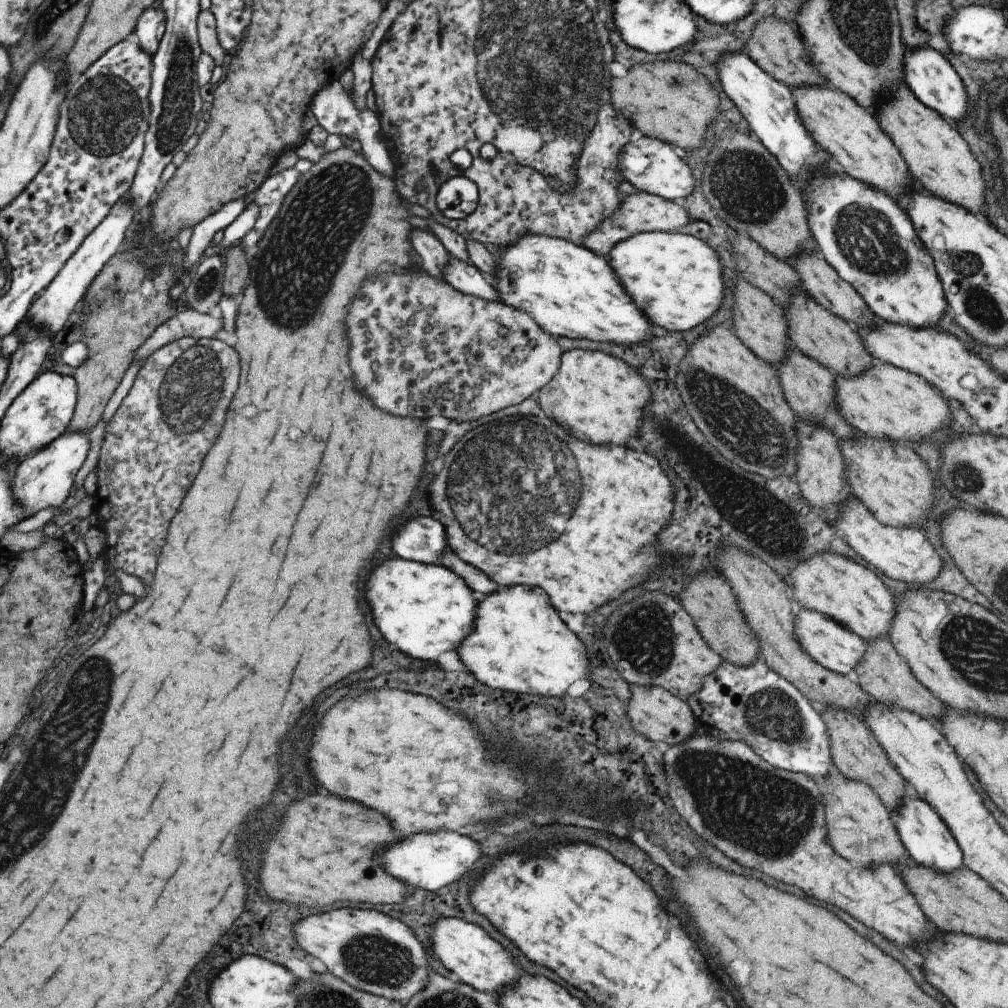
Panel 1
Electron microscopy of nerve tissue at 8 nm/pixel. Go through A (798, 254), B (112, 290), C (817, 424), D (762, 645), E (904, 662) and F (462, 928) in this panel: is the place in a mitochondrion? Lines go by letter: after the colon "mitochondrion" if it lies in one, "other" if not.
A: other
B: mitochondrion
C: other
D: other
E: other
F: other

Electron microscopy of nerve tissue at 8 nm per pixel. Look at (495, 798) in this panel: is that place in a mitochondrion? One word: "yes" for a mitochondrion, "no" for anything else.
yes

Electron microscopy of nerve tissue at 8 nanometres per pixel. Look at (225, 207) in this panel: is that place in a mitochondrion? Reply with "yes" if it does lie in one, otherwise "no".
no

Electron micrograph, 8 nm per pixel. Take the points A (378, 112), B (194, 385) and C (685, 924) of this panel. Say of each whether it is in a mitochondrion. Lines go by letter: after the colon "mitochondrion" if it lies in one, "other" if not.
A: other
B: mitochondrion
C: other

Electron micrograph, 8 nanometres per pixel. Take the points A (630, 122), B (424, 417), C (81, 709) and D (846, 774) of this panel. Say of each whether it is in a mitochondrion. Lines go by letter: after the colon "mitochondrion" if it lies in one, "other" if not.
A: other
B: other
C: mitochondrion
D: other

